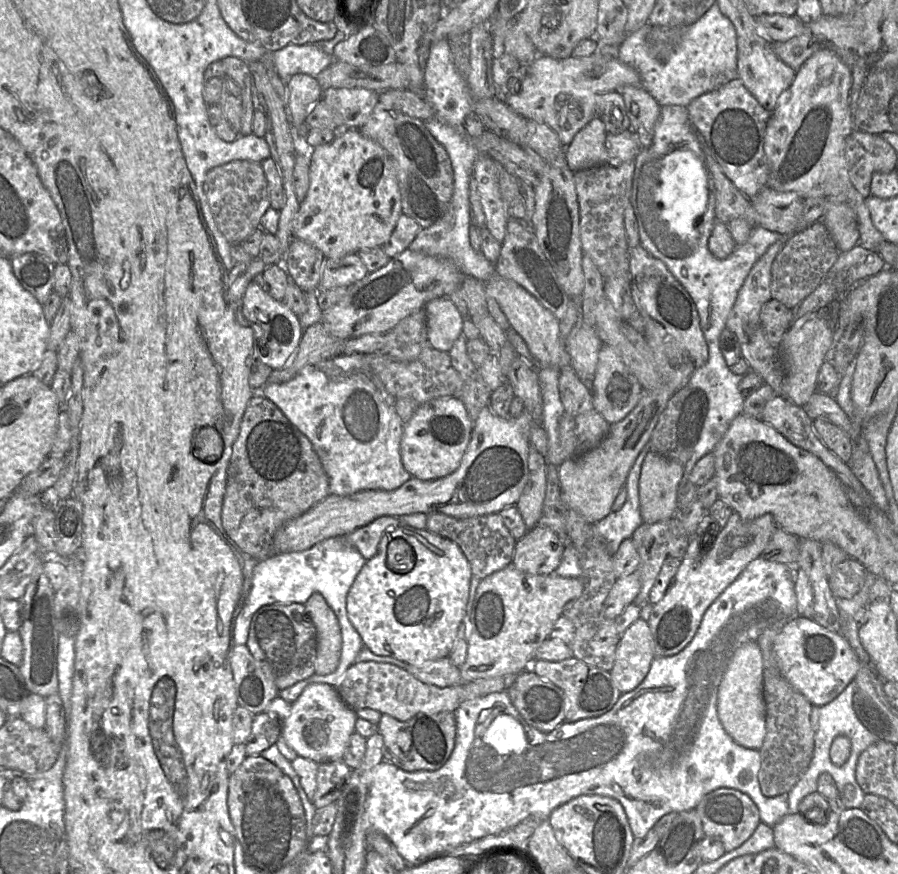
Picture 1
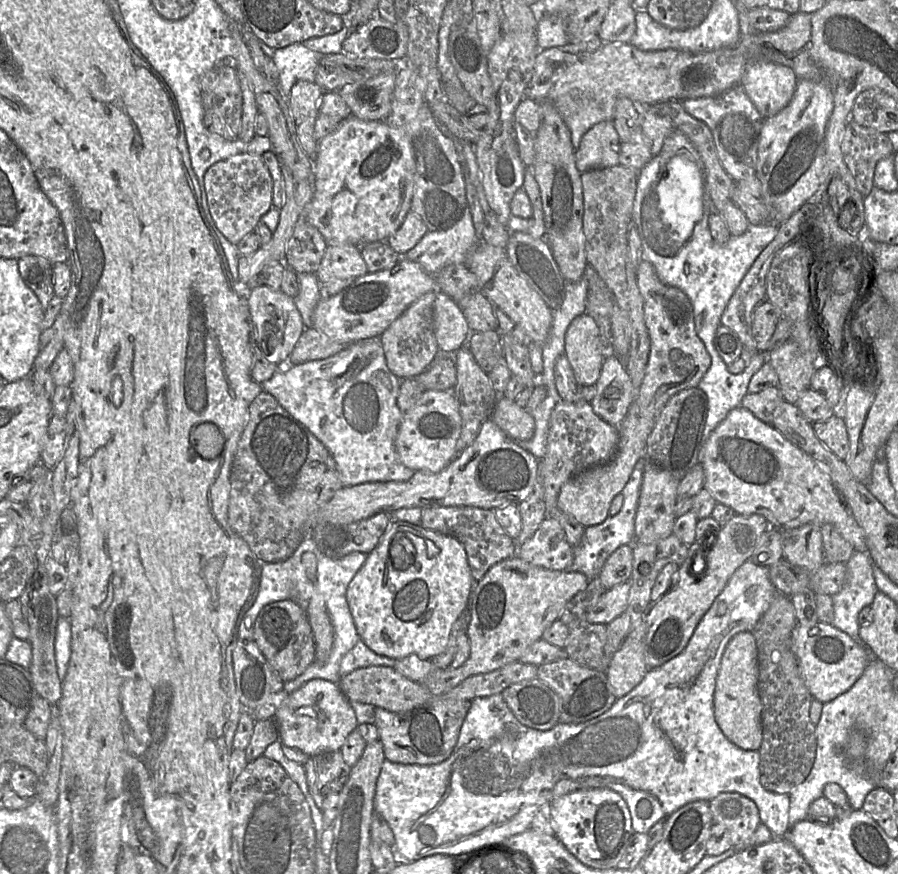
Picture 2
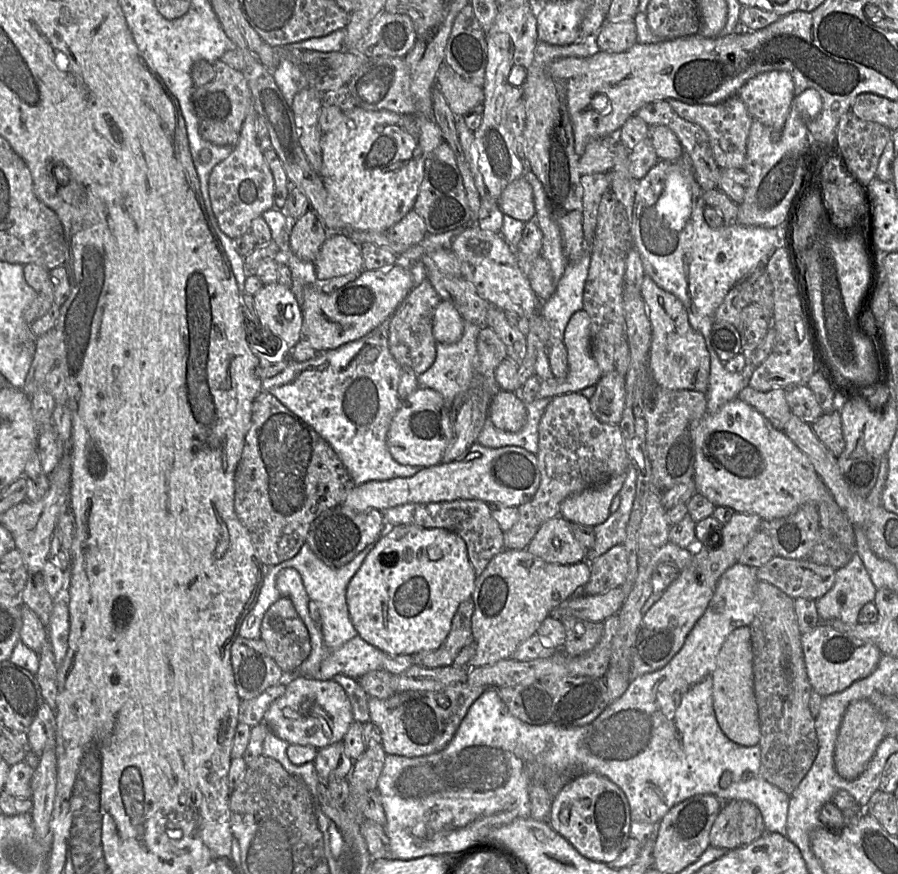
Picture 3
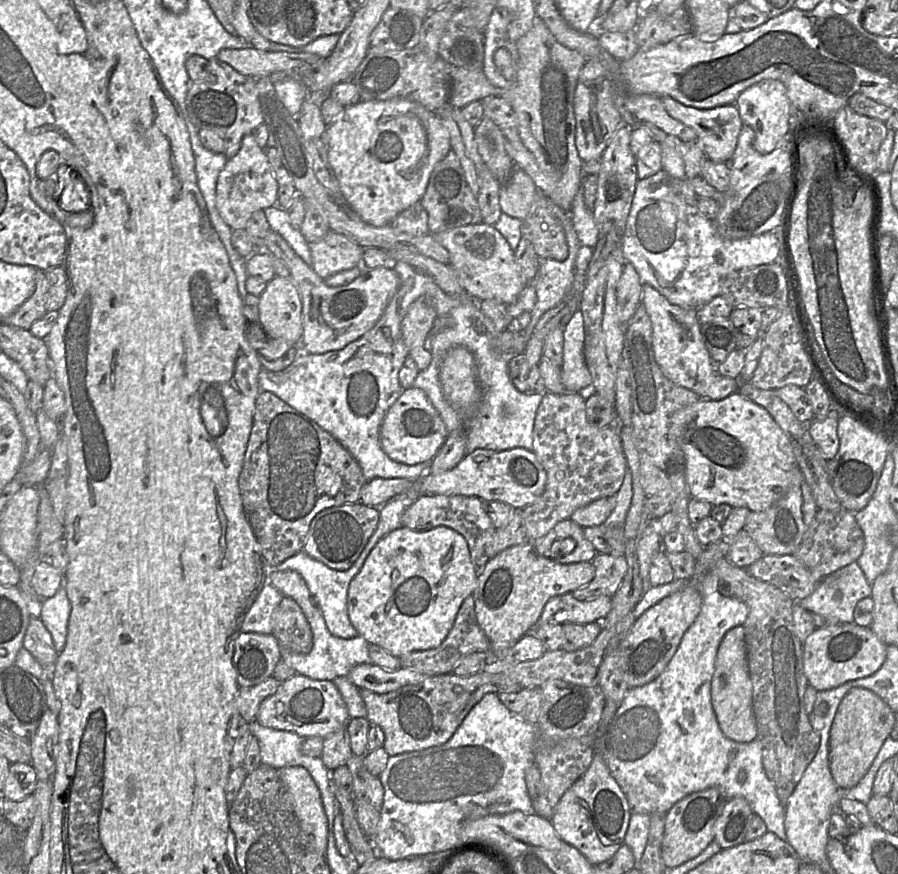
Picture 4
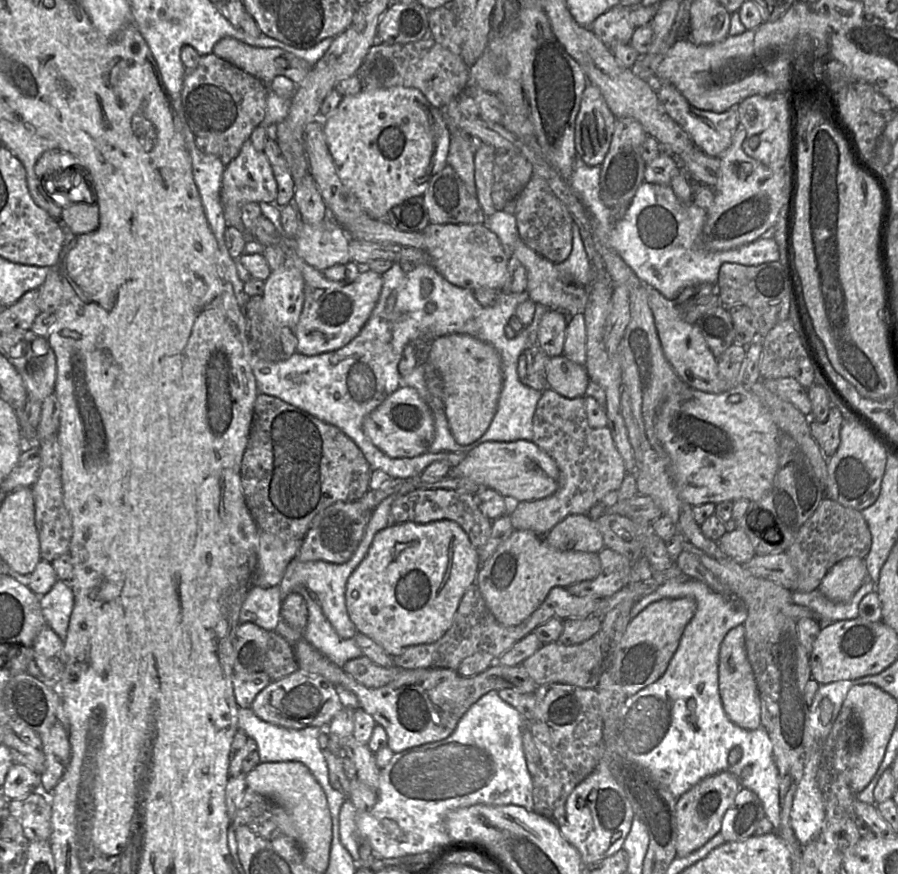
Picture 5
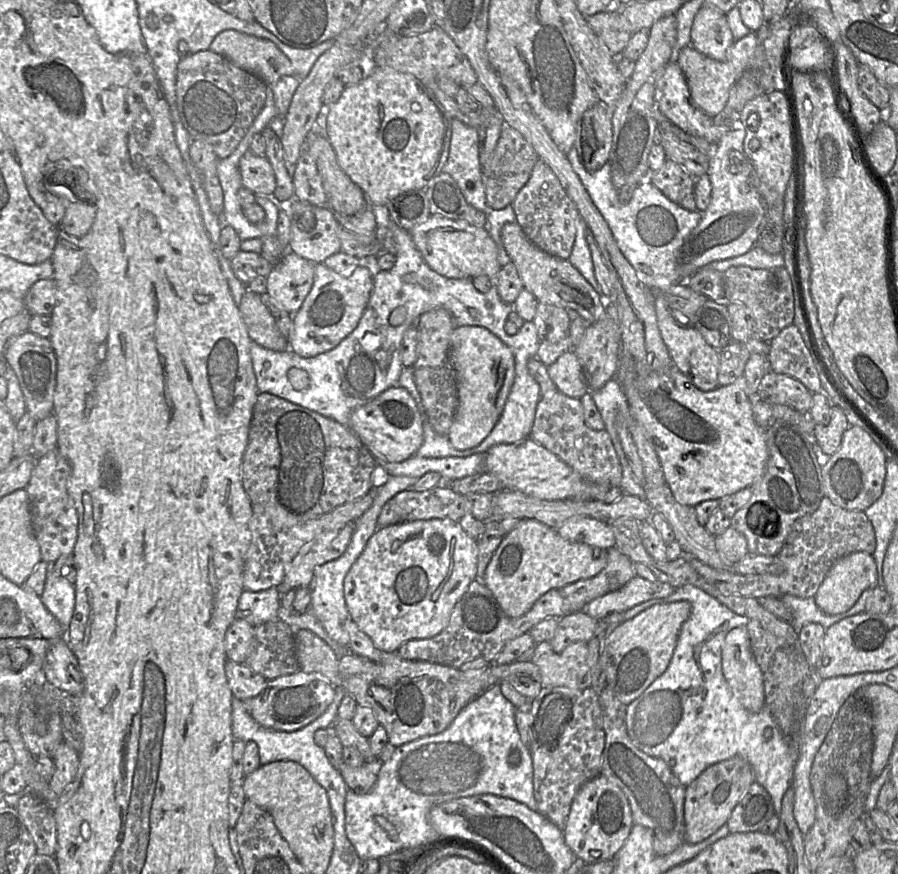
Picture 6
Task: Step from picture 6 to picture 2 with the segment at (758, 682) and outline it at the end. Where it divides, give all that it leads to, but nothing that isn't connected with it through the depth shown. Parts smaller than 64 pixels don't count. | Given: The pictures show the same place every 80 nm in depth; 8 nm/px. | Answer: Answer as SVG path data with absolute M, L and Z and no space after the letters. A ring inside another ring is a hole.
M750 631L736 634L723 653L714 691L714 718L725 737L743 750L757 750L762 743L762 703L757 690L758 651Z

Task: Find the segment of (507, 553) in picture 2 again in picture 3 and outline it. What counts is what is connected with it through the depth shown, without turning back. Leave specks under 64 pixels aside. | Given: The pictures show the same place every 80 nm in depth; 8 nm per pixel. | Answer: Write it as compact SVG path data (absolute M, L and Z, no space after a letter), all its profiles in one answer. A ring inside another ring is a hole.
M454 500L418 504L413 516L413 523L423 528L443 528L458 534L466 543L469 560L476 576L480 576L490 560L505 550L504 532L493 518L489 504L481 500Z

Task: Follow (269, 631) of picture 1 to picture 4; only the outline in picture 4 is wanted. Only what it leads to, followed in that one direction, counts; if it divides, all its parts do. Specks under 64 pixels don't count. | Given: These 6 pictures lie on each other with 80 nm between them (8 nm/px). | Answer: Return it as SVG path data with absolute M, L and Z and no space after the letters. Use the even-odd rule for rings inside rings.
M283 596L272 613L272 635L280 650L286 649L296 654L307 654L313 645L310 625L295 600Z

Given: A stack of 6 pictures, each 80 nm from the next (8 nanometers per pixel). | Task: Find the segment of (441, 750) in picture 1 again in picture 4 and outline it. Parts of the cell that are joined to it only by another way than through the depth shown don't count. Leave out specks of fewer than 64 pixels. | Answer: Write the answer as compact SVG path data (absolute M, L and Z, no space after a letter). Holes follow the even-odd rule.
M480 671L469 676L454 673L428 676L423 682L406 685L395 691L377 694L360 689L371 725L379 726L385 735L383 748L389 756L419 751L447 742L466 715L485 694L518 692L522 685L505 674Z

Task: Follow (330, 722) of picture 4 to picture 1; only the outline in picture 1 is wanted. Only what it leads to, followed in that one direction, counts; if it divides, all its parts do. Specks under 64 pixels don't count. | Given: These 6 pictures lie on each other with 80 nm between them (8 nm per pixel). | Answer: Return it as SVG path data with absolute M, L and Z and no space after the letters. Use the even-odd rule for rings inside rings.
M329 684L307 686L291 704L291 713L283 722L281 736L286 743L304 758L316 763L343 760L351 735L355 732L357 716L339 696L337 689Z

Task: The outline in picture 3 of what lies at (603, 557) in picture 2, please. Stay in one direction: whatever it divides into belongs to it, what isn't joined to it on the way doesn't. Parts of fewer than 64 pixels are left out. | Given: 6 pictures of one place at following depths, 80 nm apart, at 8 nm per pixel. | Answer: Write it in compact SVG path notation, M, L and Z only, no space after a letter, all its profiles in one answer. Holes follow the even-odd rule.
M630 467L619 492L620 506L615 513L610 514L604 523L593 527L595 544L587 550L585 561L592 562L614 546L623 544L626 540L626 528L636 495L636 481L636 470L634 467Z

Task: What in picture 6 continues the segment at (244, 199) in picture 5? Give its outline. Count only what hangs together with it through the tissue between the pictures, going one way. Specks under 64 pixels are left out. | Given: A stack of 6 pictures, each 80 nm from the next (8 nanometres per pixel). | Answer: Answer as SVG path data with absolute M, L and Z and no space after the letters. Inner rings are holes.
M250 149L240 159L239 169L243 187L254 195L273 196L276 178L266 157L257 156Z

